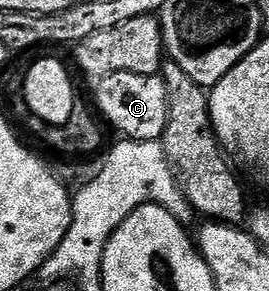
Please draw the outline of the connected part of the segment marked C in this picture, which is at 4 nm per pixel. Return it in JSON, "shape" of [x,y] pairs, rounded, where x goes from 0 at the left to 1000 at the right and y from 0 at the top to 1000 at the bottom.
{"shape":[[[435,247],[372,271],[361,296],[368,306],[353,316],[353,344],[368,354],[364,395],[401,430],[413,423],[446,454],[446,471],[480,481],[602,485],[621,430],[621,313],[602,258]]]}

